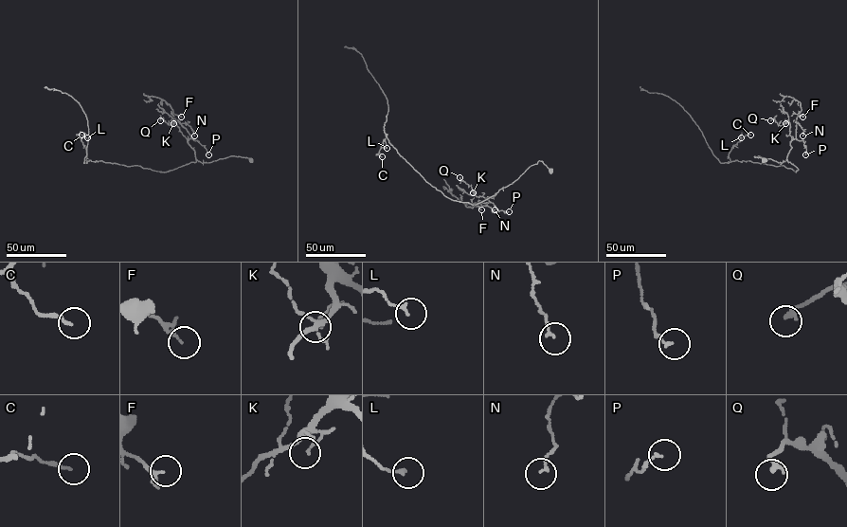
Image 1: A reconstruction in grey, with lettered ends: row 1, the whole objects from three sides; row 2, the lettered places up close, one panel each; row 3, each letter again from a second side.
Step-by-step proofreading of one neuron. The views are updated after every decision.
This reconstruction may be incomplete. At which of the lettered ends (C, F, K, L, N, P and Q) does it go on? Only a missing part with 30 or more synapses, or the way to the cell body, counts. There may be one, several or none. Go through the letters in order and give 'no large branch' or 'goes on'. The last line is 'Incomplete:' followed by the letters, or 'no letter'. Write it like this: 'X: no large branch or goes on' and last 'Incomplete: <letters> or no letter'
C: no large branch
F: no large branch
K: no large branch
L: no large branch
N: no large branch
P: no large branch
Q: no large branch
Incomplete: no letter

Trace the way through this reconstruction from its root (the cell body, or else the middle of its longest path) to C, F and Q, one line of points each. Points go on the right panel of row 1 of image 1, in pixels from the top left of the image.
C: (764, 160), (754, 156), (779, 162), (786, 159), (798, 170), (731, 161), (731, 147), (750, 135)
F: (764, 160), (754, 156), (779, 162), (785, 160), (791, 148), (790, 142), (796, 137), (798, 114), (802, 117)
Q: (764, 160), (754, 156), (782, 162), (791, 148), (790, 123), (787, 121), (780, 125), (773, 118), (770, 120)

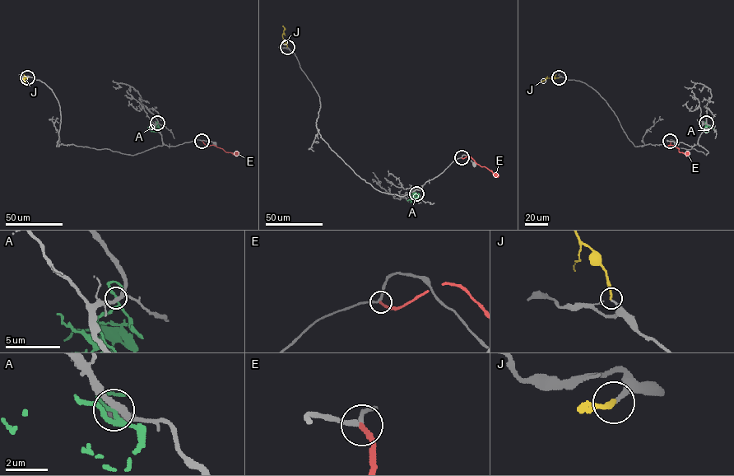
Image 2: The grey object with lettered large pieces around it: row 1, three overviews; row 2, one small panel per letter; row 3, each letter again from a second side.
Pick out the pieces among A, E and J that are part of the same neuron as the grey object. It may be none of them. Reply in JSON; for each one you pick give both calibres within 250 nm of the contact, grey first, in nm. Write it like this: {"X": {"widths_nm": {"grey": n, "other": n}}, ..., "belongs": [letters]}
{"J": {"widths_nm": {"grey": 200, "other": 170}}, "belongs": ["J"]}

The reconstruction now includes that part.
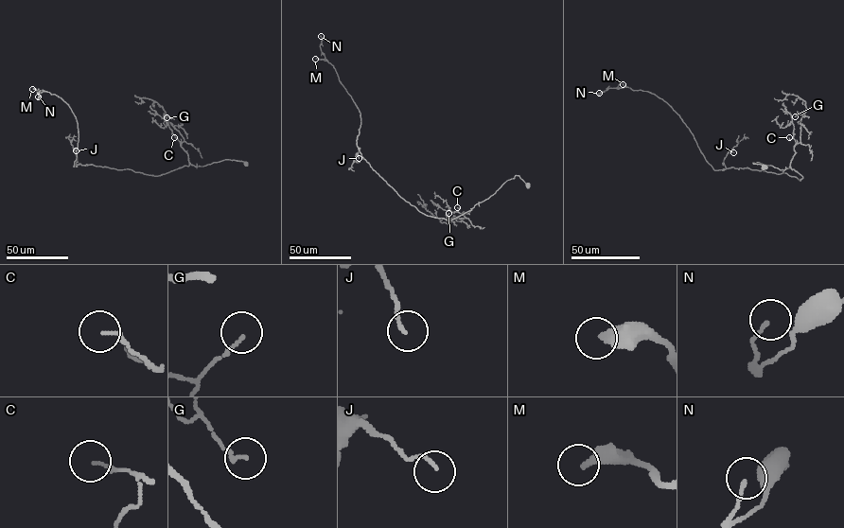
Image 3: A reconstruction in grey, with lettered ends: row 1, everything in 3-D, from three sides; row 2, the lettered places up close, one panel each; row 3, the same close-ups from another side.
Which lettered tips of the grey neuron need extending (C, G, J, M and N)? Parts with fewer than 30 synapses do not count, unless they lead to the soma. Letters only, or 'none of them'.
M

